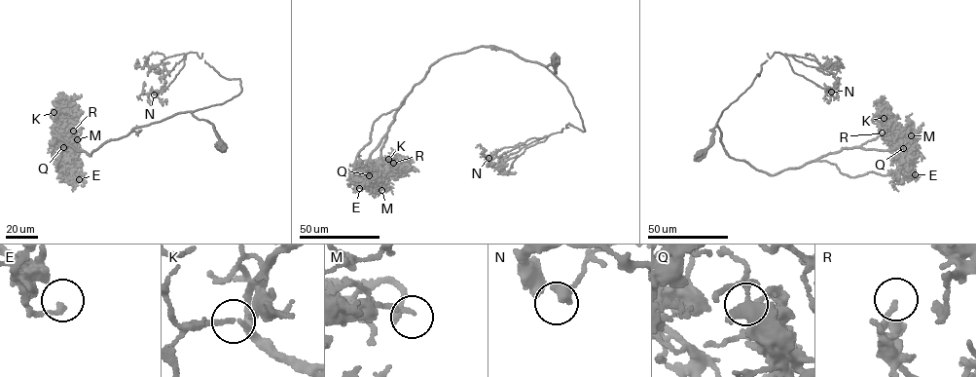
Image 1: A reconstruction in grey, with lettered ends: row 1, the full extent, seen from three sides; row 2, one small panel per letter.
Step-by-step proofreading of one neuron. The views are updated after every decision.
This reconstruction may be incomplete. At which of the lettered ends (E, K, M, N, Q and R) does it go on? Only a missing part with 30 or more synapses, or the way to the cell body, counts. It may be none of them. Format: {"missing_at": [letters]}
{"missing_at": []}

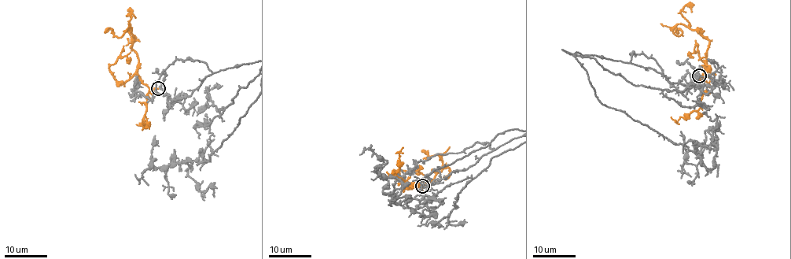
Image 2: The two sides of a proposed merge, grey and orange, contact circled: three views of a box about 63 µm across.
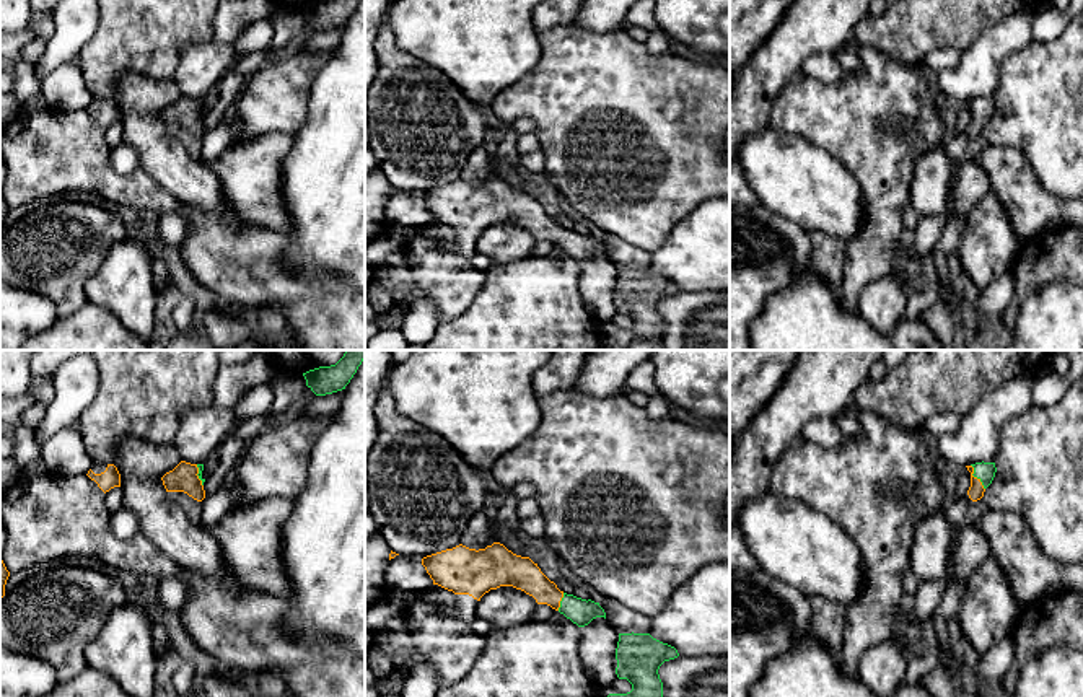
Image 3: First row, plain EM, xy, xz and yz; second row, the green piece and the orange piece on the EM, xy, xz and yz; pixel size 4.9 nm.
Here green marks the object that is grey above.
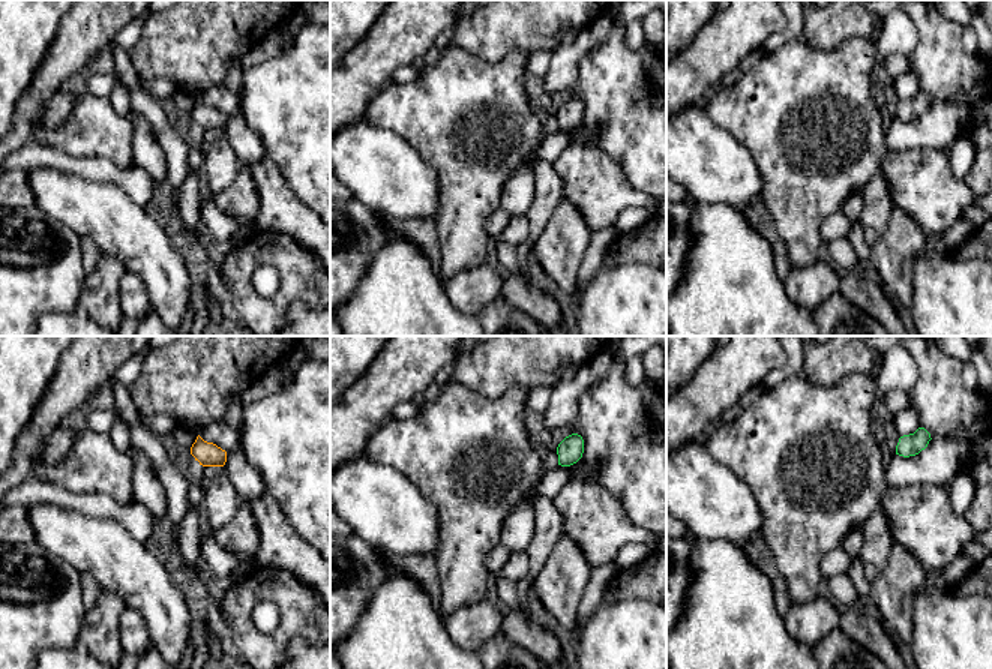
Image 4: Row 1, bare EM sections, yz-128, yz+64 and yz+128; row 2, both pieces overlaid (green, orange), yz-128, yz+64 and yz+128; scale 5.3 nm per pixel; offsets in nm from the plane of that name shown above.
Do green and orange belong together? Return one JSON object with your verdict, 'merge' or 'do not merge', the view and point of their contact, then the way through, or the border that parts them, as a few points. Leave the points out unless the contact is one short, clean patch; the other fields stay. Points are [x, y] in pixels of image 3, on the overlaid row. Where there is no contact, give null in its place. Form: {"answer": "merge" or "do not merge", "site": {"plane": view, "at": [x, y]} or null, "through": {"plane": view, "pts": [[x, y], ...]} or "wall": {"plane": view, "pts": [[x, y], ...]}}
{"answer": "merge", "site": {"plane": "yz", "at": [976, 476]}, "through": {"plane": "yz", "pts": [[986, 471], [976, 476], [976, 490]]}}

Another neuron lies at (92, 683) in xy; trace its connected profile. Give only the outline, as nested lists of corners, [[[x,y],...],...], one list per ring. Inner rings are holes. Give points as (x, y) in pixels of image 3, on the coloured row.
[[[90,666],[77,677],[59,682],[49,694],[41,697],[130,697],[109,676]]]

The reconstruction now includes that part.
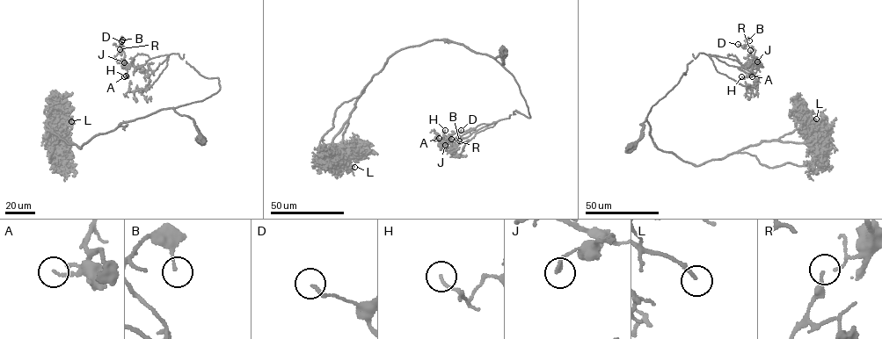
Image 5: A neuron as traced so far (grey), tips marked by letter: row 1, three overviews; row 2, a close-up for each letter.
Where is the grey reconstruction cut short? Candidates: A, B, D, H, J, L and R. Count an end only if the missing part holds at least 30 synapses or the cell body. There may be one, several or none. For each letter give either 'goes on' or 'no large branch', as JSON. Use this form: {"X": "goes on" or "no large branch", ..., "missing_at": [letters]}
{"A": "no large branch", "B": "no large branch", "D": "no large branch", "H": "no large branch", "J": "no large branch", "L": "goes on", "R": "no large branch", "missing_at": ["L"]}

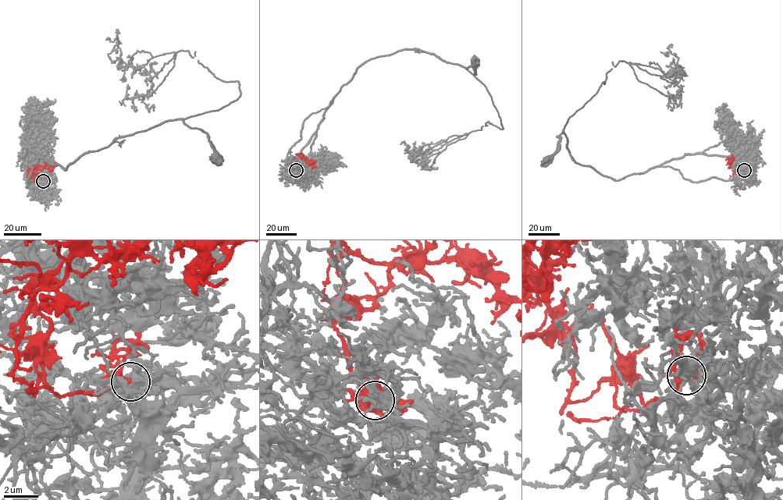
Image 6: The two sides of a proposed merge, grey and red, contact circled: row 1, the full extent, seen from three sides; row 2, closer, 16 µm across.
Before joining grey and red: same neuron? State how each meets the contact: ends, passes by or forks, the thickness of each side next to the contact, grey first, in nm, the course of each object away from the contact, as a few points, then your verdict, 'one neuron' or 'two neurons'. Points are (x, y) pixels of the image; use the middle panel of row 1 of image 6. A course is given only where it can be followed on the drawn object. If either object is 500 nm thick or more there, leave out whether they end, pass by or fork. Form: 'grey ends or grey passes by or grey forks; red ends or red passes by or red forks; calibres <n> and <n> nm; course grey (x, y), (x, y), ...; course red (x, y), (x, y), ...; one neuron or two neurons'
grey forks; red forks; calibres 360 and 320 nm; course grey (296, 171), (287, 154), (304, 120), (329, 105), (367, 61), (418, 48), (475, 72), (474, 65); course red (296, 171), (292, 162), (296, 162), (297, 158), (312, 162), (315, 161); one neuron

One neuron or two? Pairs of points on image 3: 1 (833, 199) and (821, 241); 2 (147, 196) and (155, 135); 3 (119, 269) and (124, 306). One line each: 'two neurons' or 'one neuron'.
1: two neurons
2: two neurons
3: one neuron

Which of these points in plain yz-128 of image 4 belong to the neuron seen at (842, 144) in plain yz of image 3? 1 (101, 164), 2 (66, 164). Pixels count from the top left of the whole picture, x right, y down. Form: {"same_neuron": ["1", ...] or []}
{"same_neuron": []}

